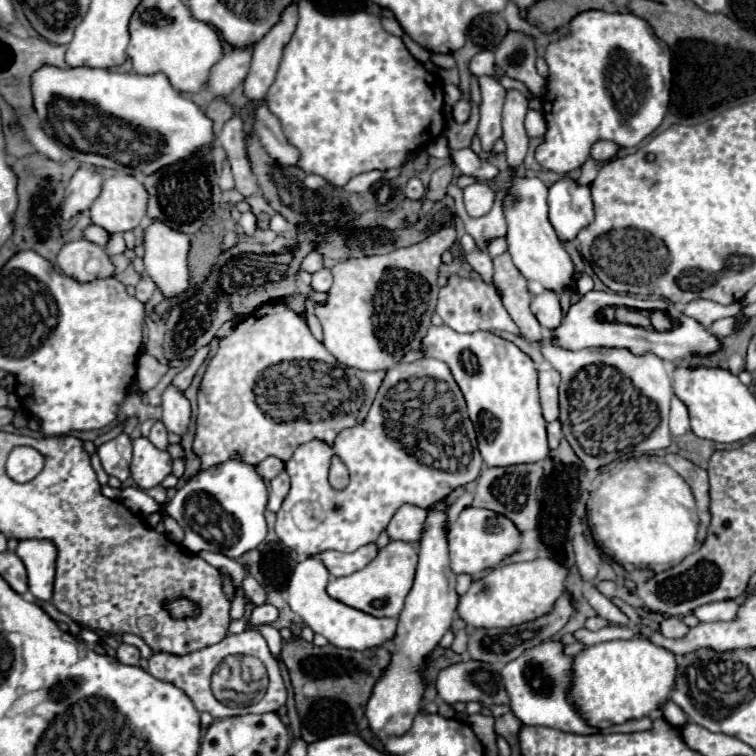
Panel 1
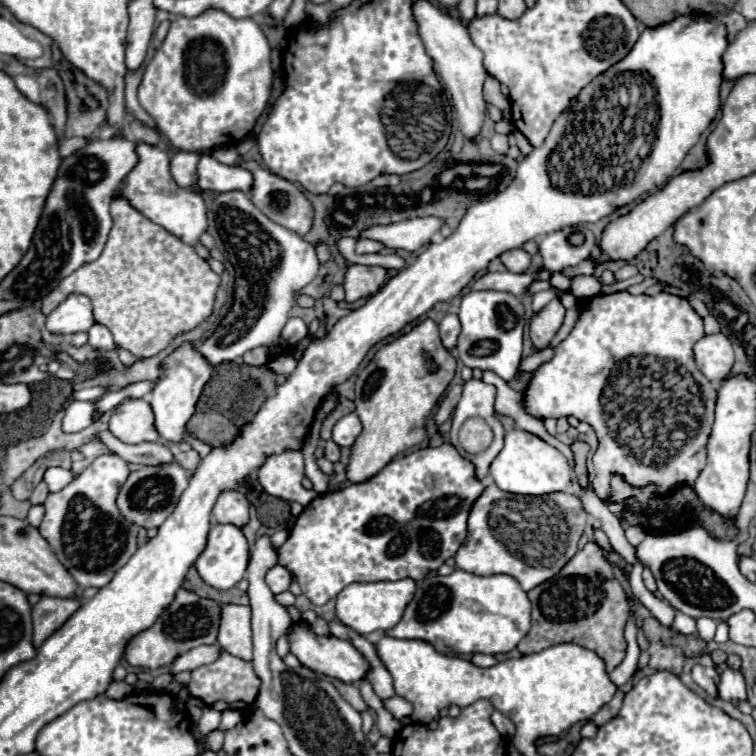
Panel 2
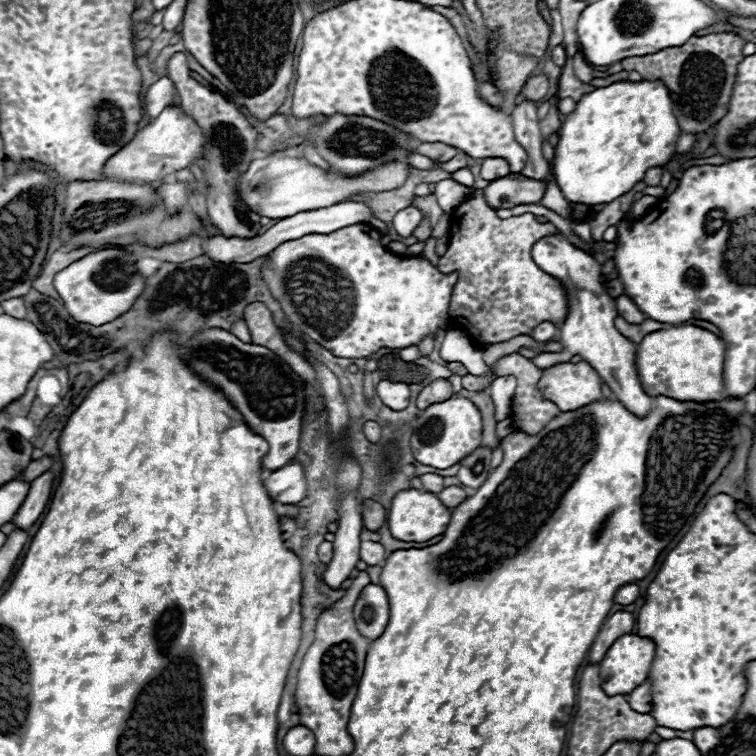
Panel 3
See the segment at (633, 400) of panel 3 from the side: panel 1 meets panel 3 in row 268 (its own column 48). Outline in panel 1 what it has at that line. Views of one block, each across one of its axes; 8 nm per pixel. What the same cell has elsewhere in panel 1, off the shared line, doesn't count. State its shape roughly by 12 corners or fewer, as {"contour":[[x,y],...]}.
{"contour":[[22,540],[16,554],[28,572],[28,592],[52,598],[56,548]]}

